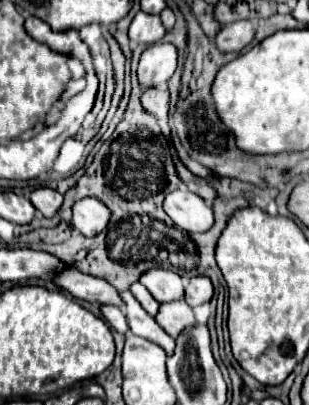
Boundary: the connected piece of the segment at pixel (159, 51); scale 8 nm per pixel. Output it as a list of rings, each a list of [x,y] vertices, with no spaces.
[[[169,42],[147,46],[141,54],[137,76],[143,86],[159,86],[169,82],[177,68],[177,48]]]

